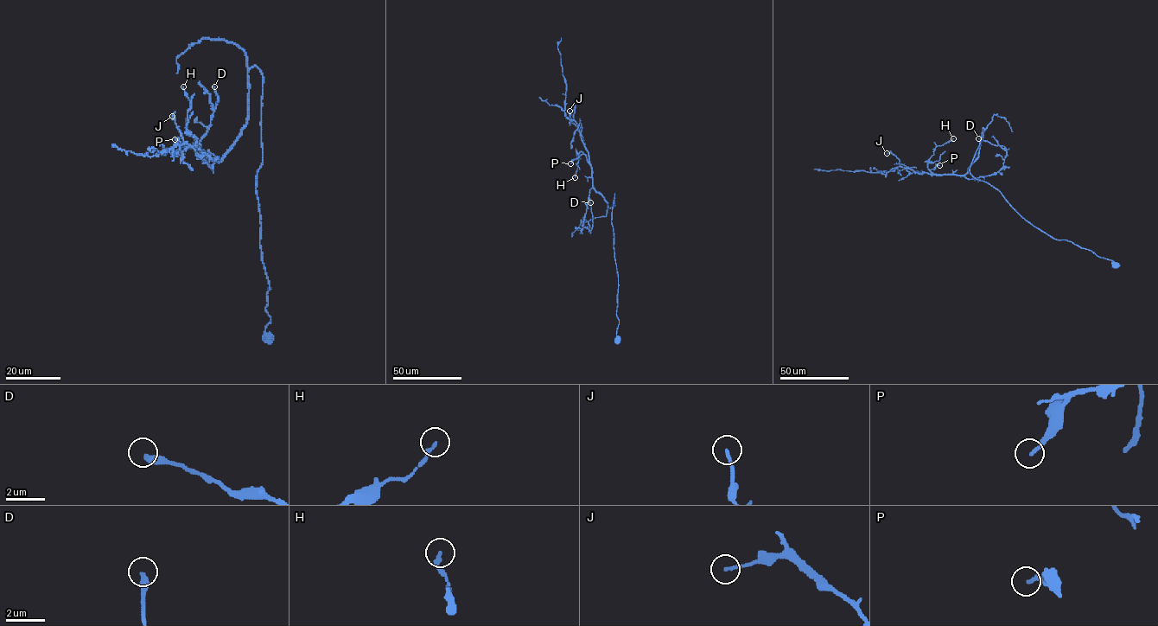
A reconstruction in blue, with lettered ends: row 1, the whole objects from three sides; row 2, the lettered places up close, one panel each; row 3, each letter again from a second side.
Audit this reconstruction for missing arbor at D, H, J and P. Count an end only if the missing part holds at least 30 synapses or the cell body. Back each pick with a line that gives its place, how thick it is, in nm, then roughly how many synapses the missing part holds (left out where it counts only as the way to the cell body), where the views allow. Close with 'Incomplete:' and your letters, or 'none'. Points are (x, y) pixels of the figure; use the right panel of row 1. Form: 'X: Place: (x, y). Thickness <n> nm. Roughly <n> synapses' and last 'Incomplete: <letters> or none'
Incomplete: none

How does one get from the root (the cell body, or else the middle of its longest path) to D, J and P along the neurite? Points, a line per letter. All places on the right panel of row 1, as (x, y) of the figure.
D: (1115, 265), (1034, 226), (970, 175), (983, 127), (965, 177), (1003, 166), (1006, 148), (978, 138)
J: (1115, 265), (1034, 226), (998, 189), (970, 175), (983, 127), (978, 157), (963, 175), (918, 173), (887, 153)
P: (1115, 265), (1034, 226), (998, 189), (970, 175), (983, 127), (978, 157), (964, 175), (930, 170), (939, 165)

